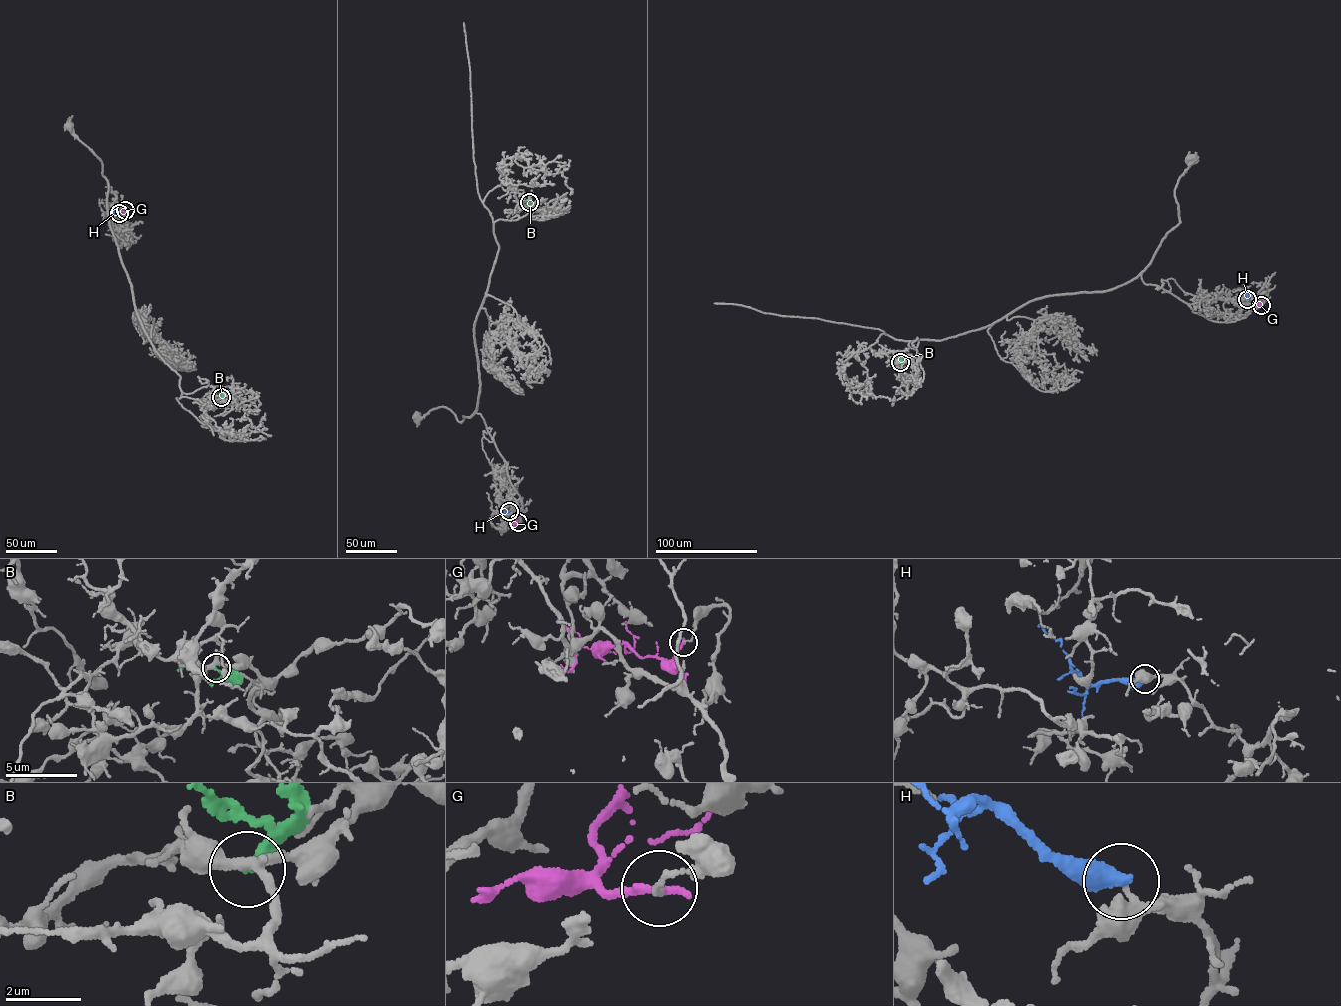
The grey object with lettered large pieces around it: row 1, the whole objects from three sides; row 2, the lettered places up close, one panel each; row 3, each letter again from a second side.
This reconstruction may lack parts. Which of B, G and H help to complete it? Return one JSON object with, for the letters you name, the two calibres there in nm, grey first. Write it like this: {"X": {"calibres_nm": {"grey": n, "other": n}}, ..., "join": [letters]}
{"join": []}

